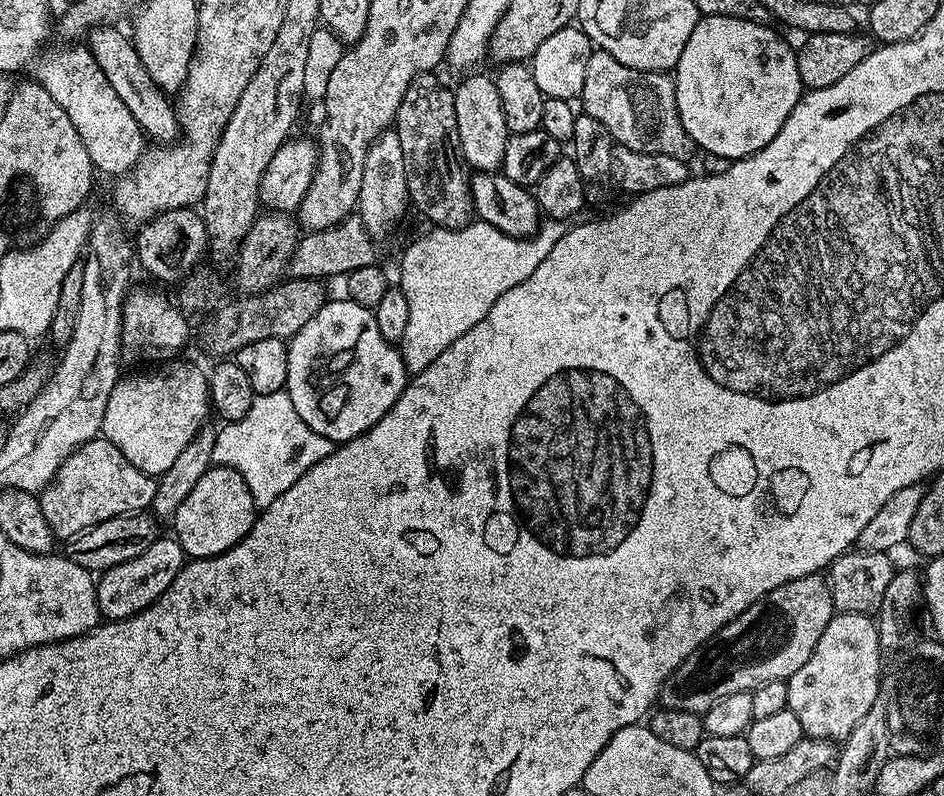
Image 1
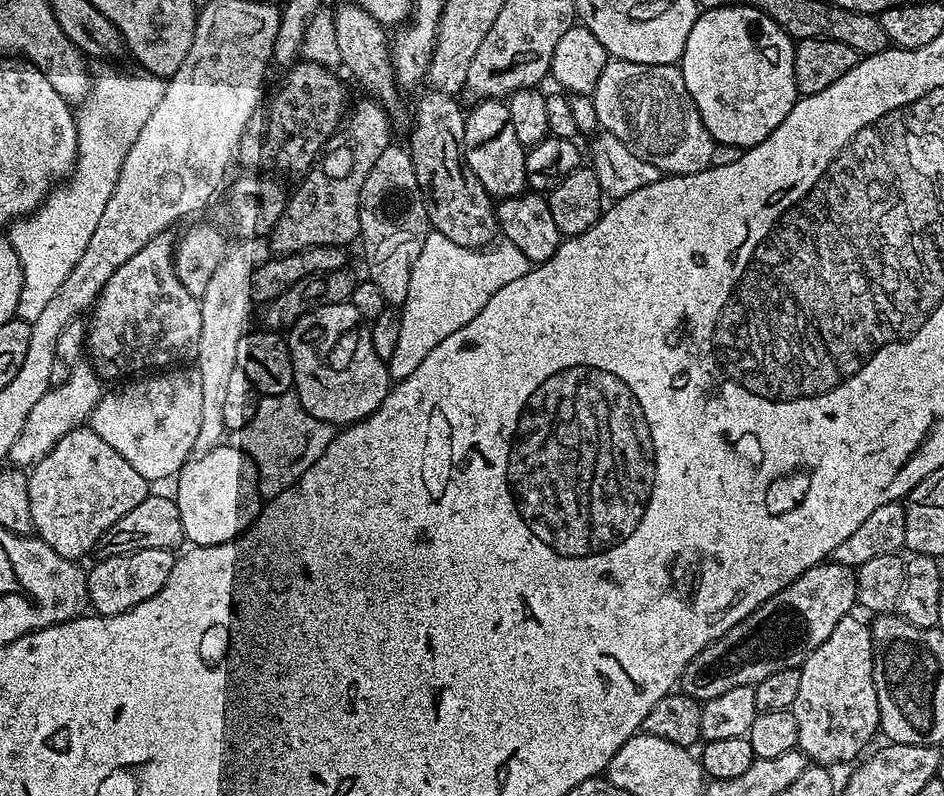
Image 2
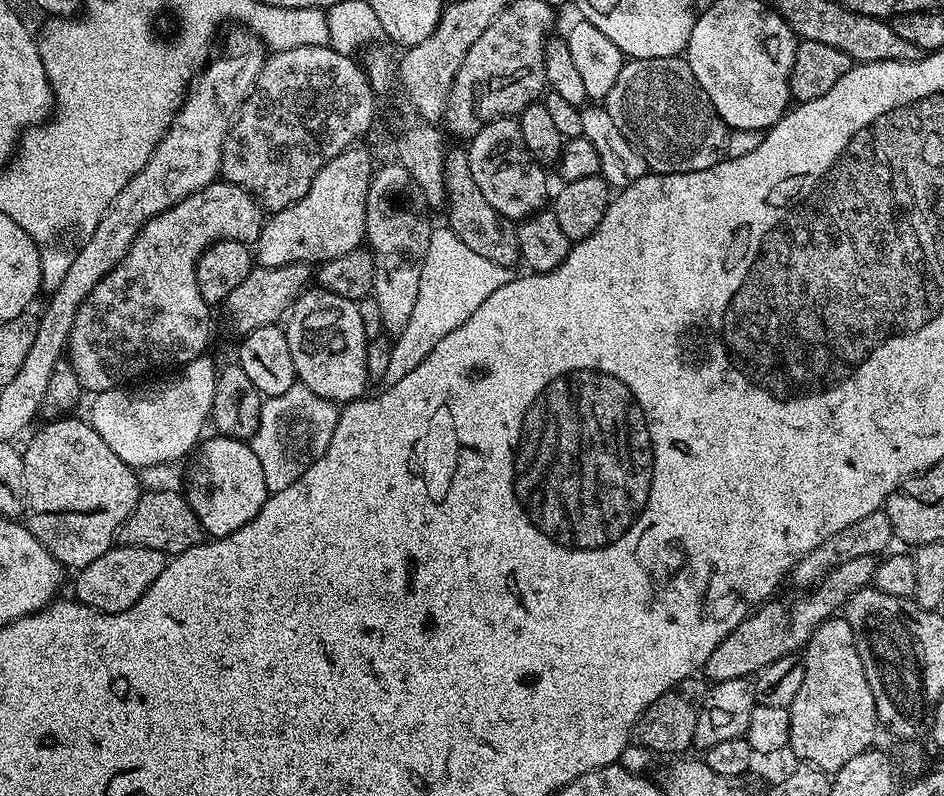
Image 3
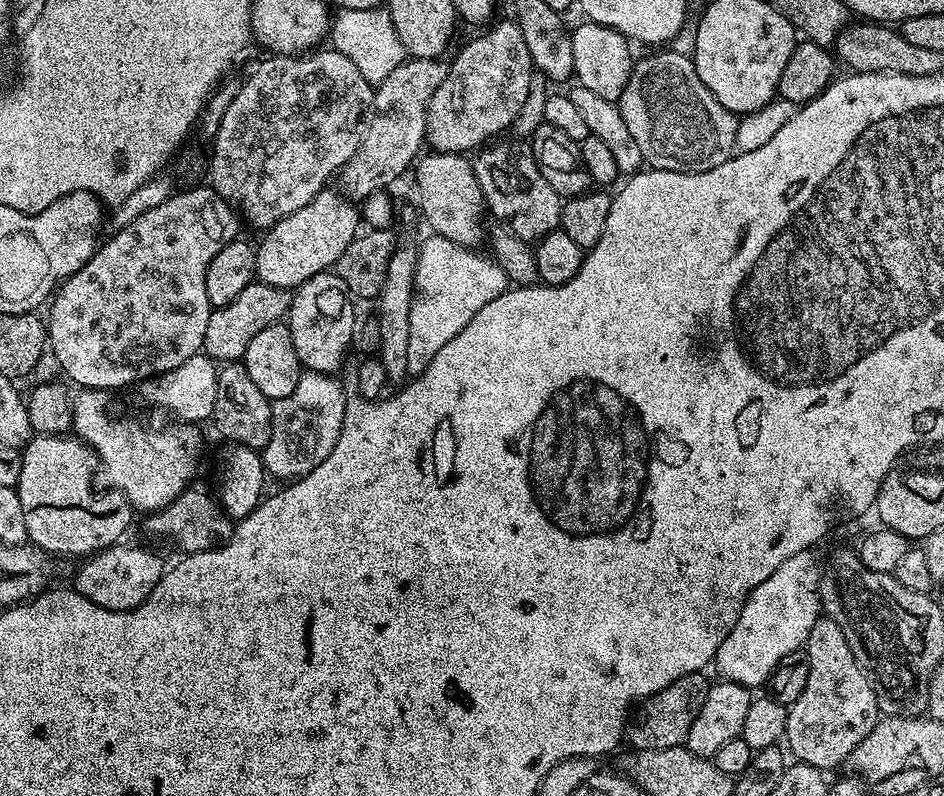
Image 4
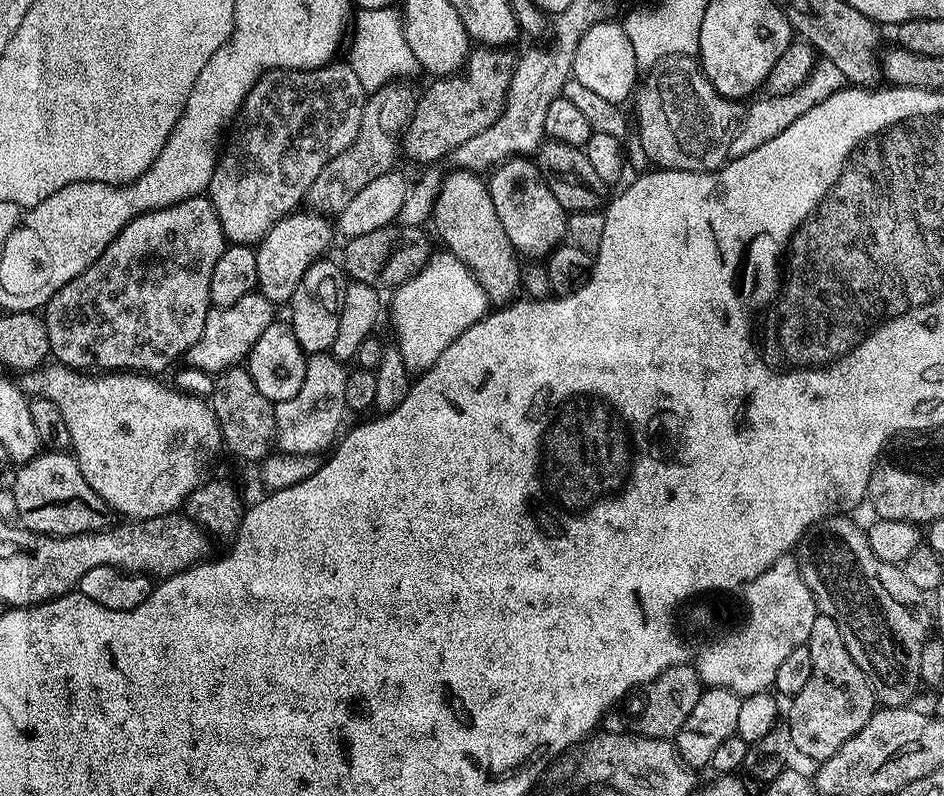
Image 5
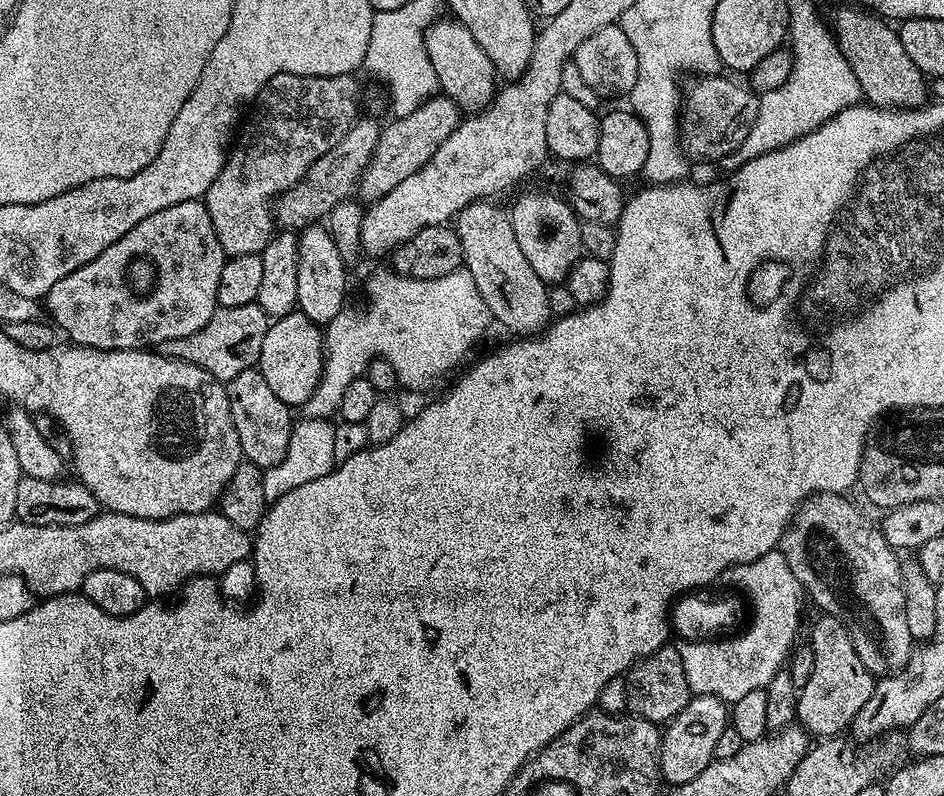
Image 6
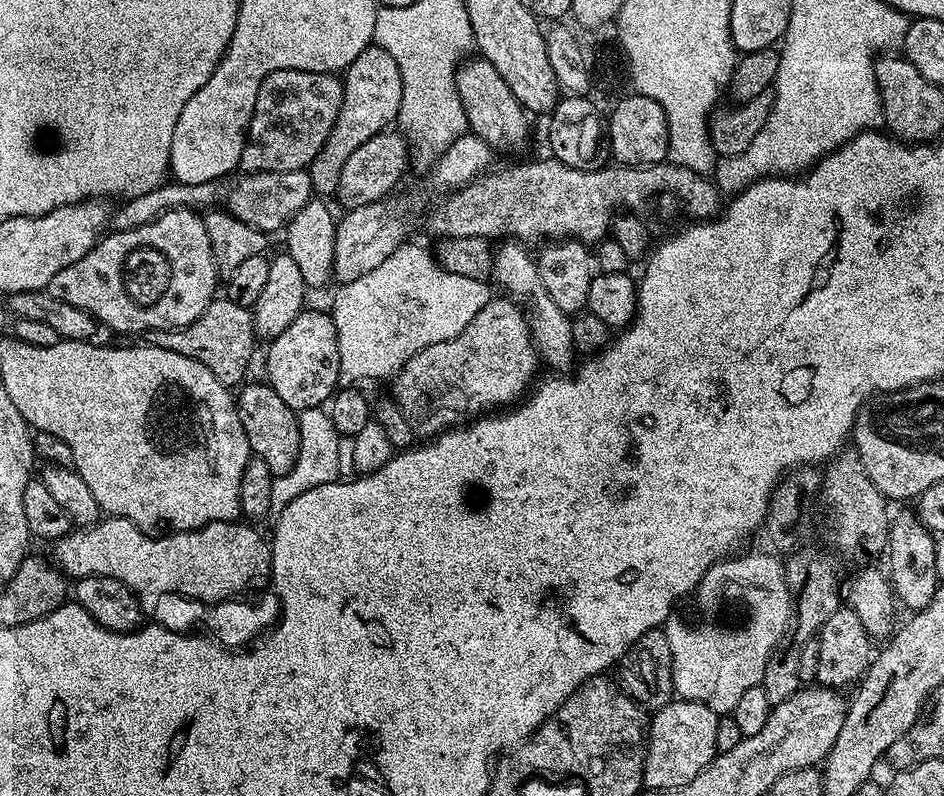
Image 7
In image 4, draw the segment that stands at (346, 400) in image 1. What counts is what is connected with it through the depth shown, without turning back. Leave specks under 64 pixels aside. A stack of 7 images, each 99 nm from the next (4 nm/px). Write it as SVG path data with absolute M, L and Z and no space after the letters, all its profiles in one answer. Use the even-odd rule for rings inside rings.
M332 270L314 274L314 278L292 292L286 323L294 338L294 350L307 371L339 373L344 355L353 347L358 327L358 315L352 303L346 282Z

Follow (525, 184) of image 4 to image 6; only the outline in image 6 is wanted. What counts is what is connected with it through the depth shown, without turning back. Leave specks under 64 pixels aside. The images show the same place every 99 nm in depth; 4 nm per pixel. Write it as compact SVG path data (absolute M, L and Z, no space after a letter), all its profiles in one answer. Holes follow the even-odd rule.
M524 192L510 207L510 219L518 246L526 254L526 262L534 266L534 274L549 286L560 286L567 281L572 268L582 258L581 219L567 199L551 196L548 192Z

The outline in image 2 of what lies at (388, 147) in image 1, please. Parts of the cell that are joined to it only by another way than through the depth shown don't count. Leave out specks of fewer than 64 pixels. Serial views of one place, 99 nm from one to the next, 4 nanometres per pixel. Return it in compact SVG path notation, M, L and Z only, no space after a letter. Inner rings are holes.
M389 146L378 154L378 162L370 166L370 174L366 174L366 182L362 182L362 194L360 195L360 234L359 243L364 243L364 260L368 263L367 279L382 290L382 298L385 305L403 305L406 298L406 290L410 290L410 270L422 250L422 242L426 242L430 231L428 215L424 199L418 186L418 178L414 174L414 162L407 147Z

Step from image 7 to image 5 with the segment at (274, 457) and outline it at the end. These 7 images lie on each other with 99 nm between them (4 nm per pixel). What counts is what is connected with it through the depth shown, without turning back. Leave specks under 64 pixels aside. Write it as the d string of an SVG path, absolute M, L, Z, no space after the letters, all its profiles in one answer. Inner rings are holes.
M247 367L228 368L215 377L210 403L220 422L227 451L244 460L263 461L273 451L276 442L276 410L273 401L258 390Z

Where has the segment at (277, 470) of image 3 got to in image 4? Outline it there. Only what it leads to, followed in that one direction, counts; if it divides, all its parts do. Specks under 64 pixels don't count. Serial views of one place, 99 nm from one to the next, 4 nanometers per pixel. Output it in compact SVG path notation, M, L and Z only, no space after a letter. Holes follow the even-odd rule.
M301 371L294 394L272 401L270 442L262 449L264 471L269 477L291 482L314 470L314 466L334 450L334 442L338 442L342 430L342 418L346 415L346 395L336 379L327 372Z

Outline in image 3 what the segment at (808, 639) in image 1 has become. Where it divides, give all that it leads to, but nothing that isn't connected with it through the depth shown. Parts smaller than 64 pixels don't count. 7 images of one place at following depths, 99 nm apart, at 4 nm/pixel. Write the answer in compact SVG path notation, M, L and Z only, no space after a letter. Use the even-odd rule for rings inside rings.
M875 556L850 558L830 574L826 574L811 591L804 590L785 606L780 598L773 598L744 617L744 621L716 647L714 654L704 663L703 675L712 682L726 682L734 678L748 678L762 671L770 662L783 656L799 653L818 625L832 619L848 603L848 597L869 587L876 579Z

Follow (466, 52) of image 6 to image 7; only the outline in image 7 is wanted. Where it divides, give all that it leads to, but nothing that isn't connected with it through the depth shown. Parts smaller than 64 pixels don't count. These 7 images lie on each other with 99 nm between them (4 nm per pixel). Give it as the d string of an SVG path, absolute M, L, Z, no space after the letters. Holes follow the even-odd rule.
M483 58L469 59L456 71L456 89L462 102L462 110L468 119L471 135L482 138L494 150L506 152L510 148L520 147L528 136L529 113L514 98L510 86L502 82L502 74ZM472 60L472 61L471 61ZM469 63L469 64L468 64Z

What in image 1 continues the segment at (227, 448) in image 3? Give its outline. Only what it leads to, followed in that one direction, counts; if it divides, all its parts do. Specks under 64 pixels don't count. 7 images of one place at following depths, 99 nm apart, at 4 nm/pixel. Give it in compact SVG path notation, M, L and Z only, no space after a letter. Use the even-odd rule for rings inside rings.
M215 465L190 490L172 517L174 538L191 559L218 556L236 545L252 529L258 509L245 479L232 468Z

